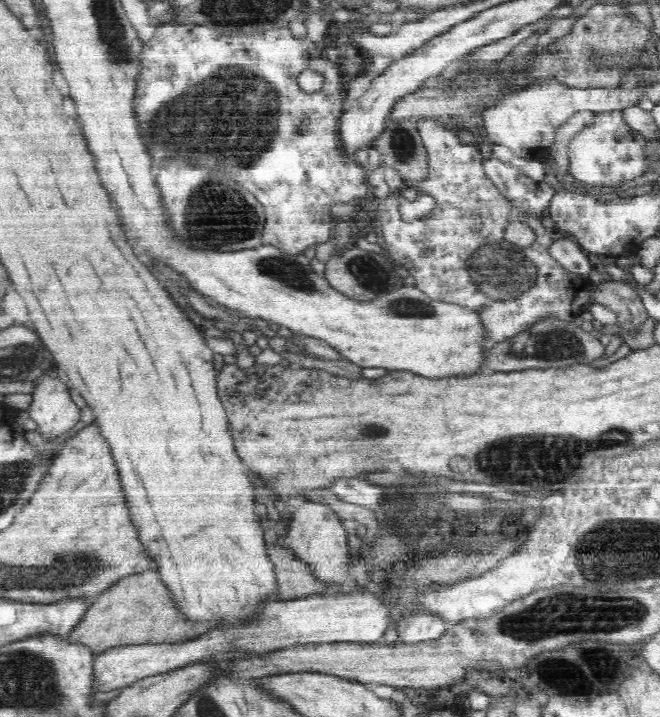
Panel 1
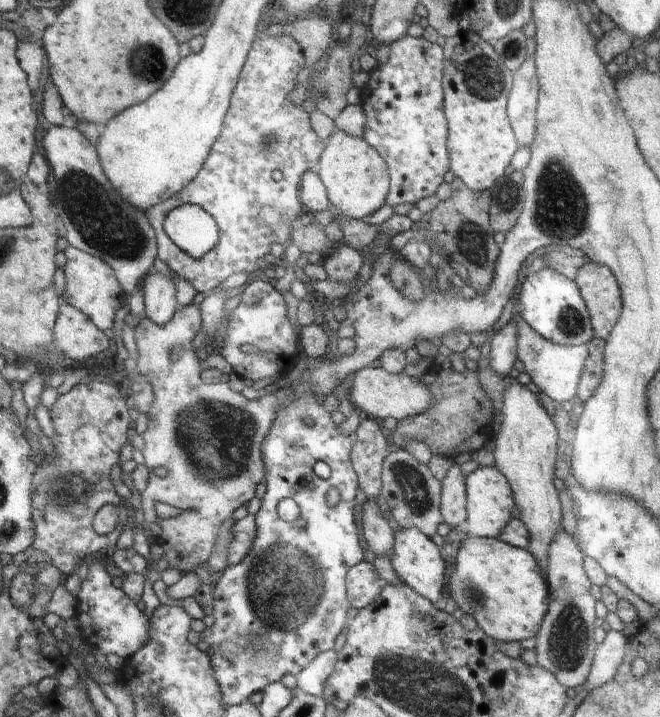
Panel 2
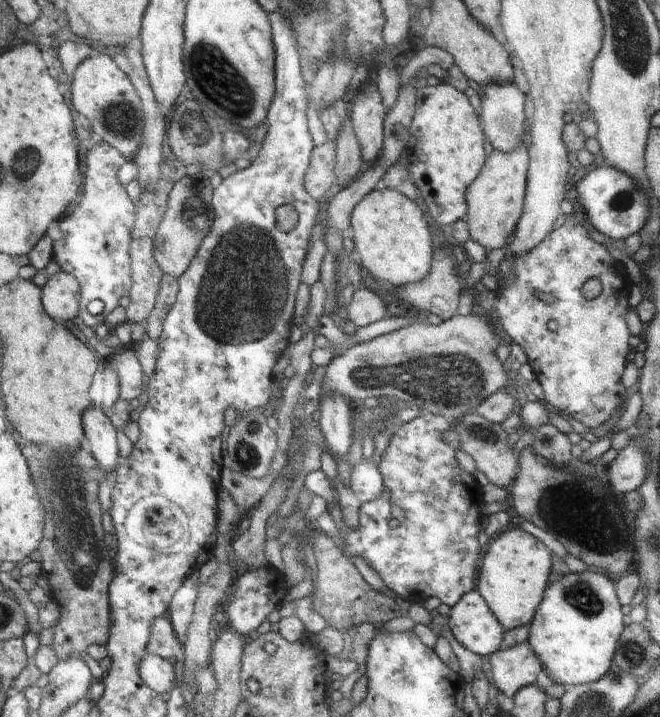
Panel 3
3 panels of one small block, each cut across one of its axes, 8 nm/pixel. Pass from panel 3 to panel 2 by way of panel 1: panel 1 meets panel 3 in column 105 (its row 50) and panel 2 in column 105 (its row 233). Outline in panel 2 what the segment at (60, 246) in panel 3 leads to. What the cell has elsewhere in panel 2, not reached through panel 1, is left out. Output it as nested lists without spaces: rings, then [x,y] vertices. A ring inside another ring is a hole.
[[[73,245],[65,250],[67,264],[64,267],[67,285],[63,298],[65,303],[83,311],[102,331],[111,333],[116,324],[118,310],[128,304],[130,299],[116,270],[102,258],[97,258]]]

